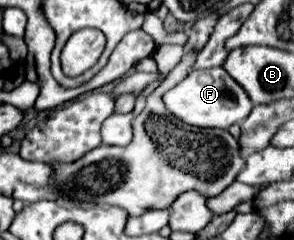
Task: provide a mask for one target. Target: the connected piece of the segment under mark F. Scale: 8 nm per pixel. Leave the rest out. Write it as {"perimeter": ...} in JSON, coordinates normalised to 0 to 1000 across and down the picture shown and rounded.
{"perimeter":[[[755,279],[653,296],[619,346],[558,388],[558,429],[565,454],[612,504],[667,529],[735,529],[735,538],[782,538],[796,513],[823,513],[864,446],[850,438],[837,379]]]}

